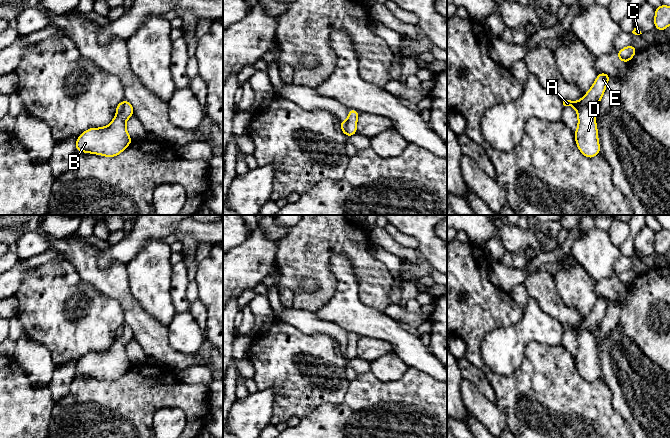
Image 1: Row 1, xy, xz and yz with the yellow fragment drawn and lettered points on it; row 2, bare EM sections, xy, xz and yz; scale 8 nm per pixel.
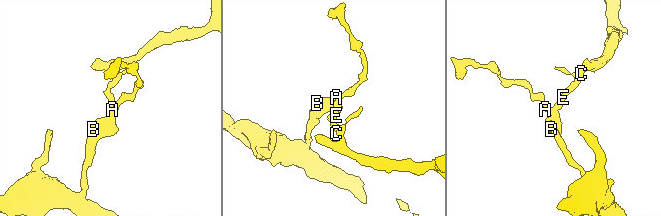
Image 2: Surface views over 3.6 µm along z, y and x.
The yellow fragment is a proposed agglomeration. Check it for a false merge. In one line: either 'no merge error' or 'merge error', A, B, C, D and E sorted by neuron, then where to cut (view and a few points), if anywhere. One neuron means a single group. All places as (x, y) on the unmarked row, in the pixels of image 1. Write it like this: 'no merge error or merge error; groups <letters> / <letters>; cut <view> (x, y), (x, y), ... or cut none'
merge error; groups A B D / C E; cut yz (579, 325), (581, 328), (592, 331)

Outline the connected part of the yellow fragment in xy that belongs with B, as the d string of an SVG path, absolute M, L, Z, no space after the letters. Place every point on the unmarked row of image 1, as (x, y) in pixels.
M123 325L122 334L110 348L101 352L89 352L76 364L76 375L116 381L133 365L126 354L126 344L134 339L133 330Z

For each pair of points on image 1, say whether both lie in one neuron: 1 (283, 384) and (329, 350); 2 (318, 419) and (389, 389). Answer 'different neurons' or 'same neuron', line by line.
1: same neuron
2: same neuron

